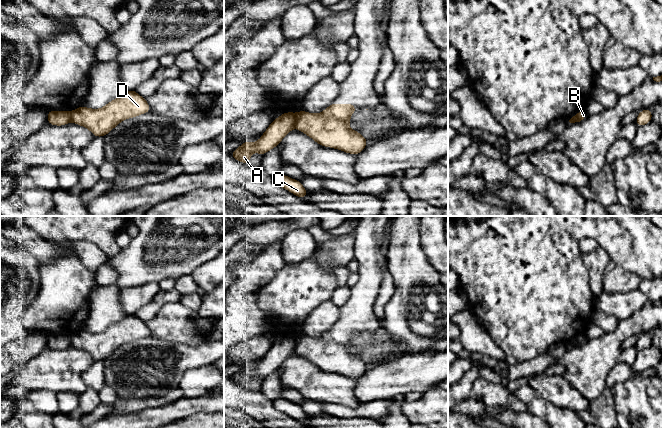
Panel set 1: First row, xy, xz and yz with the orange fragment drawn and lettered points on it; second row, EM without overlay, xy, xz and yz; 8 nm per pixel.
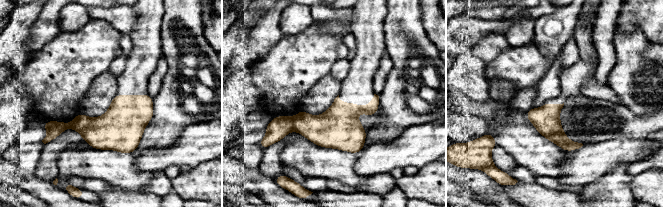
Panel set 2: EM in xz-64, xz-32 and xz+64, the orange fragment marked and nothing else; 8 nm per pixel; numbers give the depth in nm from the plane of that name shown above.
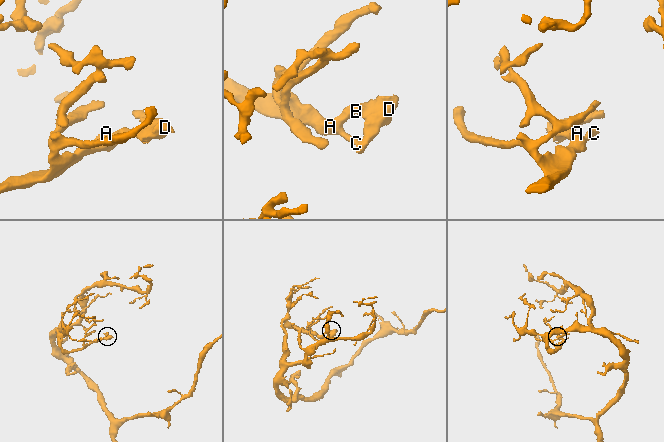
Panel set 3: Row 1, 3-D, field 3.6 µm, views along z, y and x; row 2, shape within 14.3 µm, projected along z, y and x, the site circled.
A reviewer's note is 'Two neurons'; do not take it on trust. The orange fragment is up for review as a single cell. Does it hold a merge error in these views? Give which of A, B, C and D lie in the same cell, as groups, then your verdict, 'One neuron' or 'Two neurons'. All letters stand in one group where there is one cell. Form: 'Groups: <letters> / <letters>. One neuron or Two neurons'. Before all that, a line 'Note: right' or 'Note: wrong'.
Note: right
Groups: A C / B D. Two neurons

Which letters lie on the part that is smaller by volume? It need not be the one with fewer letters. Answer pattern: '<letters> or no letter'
B, D

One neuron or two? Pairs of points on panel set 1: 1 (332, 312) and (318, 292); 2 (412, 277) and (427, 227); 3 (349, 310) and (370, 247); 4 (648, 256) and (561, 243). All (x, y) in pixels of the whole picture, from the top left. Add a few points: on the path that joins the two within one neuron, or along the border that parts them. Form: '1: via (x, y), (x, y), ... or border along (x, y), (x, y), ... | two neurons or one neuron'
1: border along (330, 299), (318, 305), (307, 317) | two neurons
2: border along (418, 226), (422, 251), (427, 261), (433, 266) | two neurons
3: via (363, 294), (370, 279), (370, 263) | one neuron
4: via (626, 236), (621, 231), (583, 231) | one neuron

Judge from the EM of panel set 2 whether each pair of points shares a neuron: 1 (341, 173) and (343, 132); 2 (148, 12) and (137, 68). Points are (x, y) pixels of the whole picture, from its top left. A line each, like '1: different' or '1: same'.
1: different
2: same

